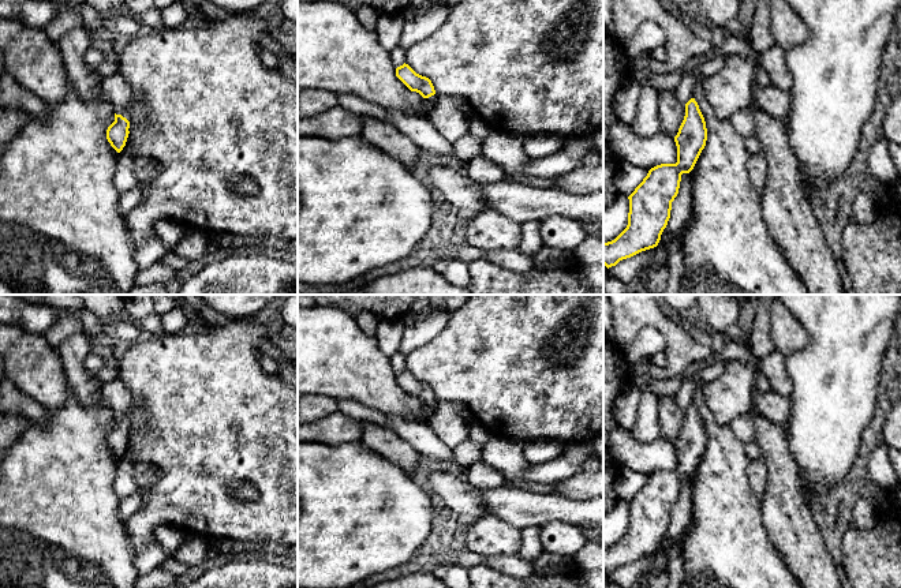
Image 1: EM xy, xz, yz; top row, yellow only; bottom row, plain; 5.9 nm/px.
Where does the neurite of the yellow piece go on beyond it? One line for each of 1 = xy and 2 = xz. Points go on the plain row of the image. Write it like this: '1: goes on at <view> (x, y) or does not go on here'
1: goes on at xy (116, 396)
2: goes on at xz (429, 408)

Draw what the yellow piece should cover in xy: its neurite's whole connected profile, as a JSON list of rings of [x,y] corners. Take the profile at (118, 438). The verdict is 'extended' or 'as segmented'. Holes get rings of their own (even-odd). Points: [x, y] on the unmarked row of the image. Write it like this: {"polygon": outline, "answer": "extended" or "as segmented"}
{"polygon": [[[120,378],[104,382],[101,386],[101,396],[104,405],[112,411],[115,417],[115,427],[106,435],[106,445],[111,452],[120,458],[130,439],[130,409],[132,405],[132,396]]], "answer": "extended"}

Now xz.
{"polygon": [[[408,370],[396,374],[396,382],[411,396],[423,402],[423,415],[433,416],[437,400],[431,386],[426,382],[416,379]]], "answer": "extended"}

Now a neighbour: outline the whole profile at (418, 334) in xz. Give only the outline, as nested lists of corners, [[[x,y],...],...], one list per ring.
[[[444,310],[425,321],[405,326],[401,336],[399,353],[407,356],[412,351],[431,341],[446,326],[450,319],[450,314],[452,312]]]

